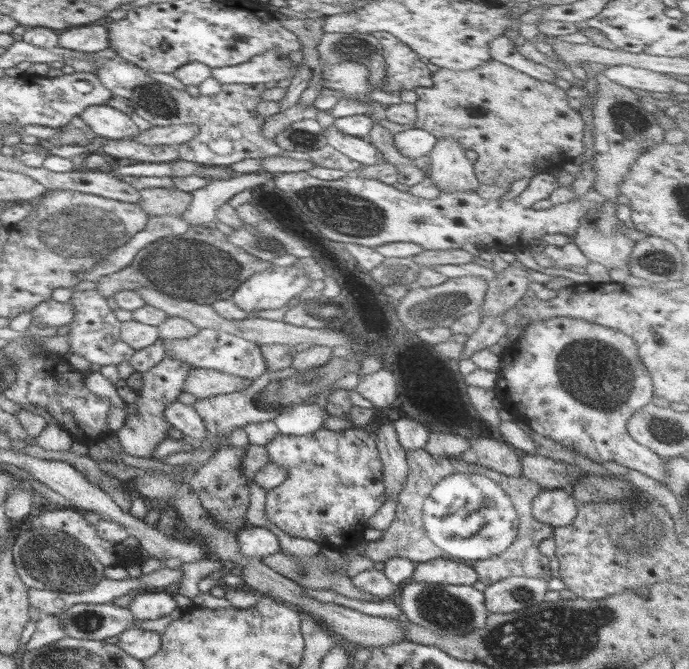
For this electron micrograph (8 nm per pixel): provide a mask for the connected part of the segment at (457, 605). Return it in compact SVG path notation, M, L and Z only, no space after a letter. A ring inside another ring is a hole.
M412 582L401 590L395 603L406 620L427 628L437 636L464 636L477 628L483 628L489 612L485 609L483 593L472 586L451 584L423 584Z

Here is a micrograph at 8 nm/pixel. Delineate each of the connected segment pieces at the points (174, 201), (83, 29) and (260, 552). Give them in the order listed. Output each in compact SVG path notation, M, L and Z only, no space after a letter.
M163 187L143 188L139 193L139 208L147 216L181 216L191 202L191 193Z
M103 22L77 26L57 32L57 47L77 53L97 53L108 48L108 31Z
M247 526L236 535L240 552L248 558L263 559L280 553L277 538L264 527Z

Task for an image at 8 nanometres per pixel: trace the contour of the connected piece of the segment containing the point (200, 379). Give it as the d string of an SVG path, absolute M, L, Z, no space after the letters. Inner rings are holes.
M189 369L189 375L183 381L183 392L191 394L196 399L205 399L219 394L246 389L250 381L237 378L235 375L219 372L215 369Z

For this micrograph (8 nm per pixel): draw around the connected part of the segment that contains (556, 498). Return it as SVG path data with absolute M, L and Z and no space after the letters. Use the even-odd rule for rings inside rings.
M563 489L540 490L530 505L530 514L552 529L568 526L577 513L574 499Z

